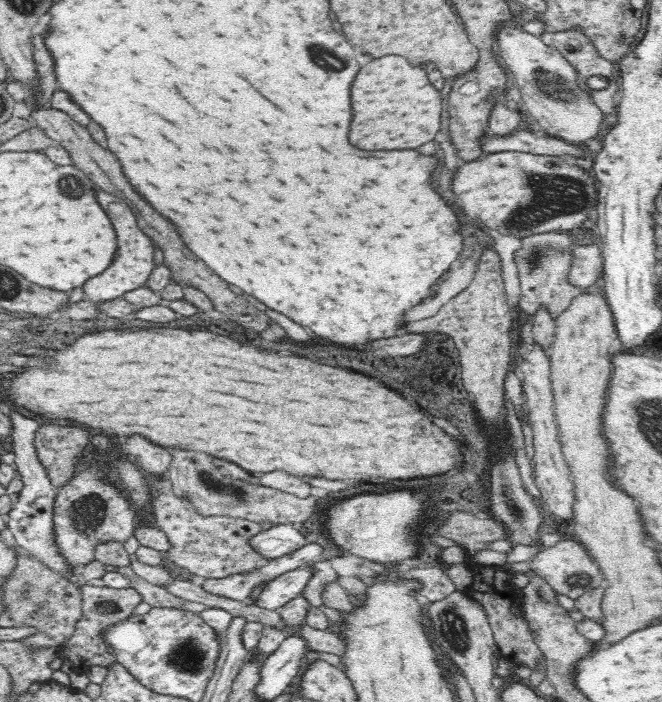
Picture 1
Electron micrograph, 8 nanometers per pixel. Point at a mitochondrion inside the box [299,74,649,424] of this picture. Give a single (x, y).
(550, 196)

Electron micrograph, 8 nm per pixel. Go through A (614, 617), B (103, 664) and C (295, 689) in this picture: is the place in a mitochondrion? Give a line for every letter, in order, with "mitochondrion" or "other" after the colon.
A: other
B: other
C: other

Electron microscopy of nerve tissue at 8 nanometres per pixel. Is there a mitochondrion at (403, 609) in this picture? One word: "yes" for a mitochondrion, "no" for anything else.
no

